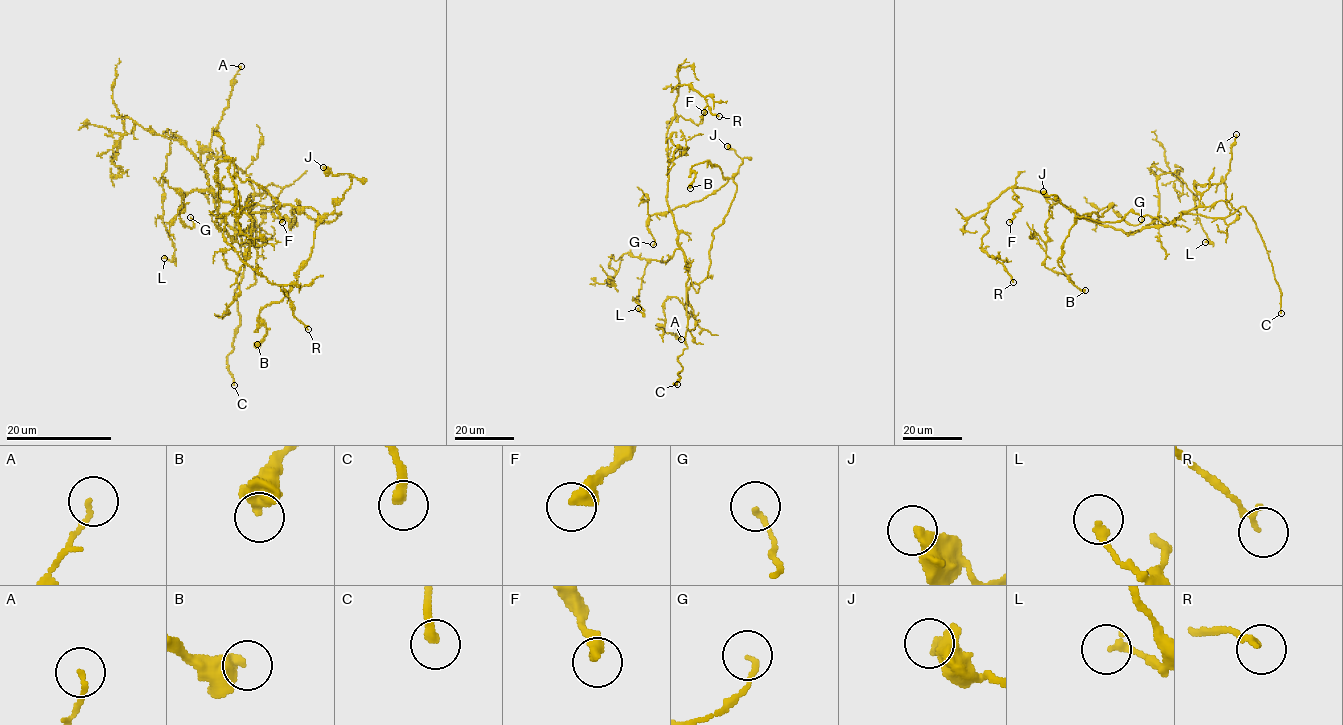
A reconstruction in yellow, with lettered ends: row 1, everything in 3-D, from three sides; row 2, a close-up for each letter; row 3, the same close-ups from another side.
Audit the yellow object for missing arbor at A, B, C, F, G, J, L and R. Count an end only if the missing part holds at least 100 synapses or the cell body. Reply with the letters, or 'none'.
C

